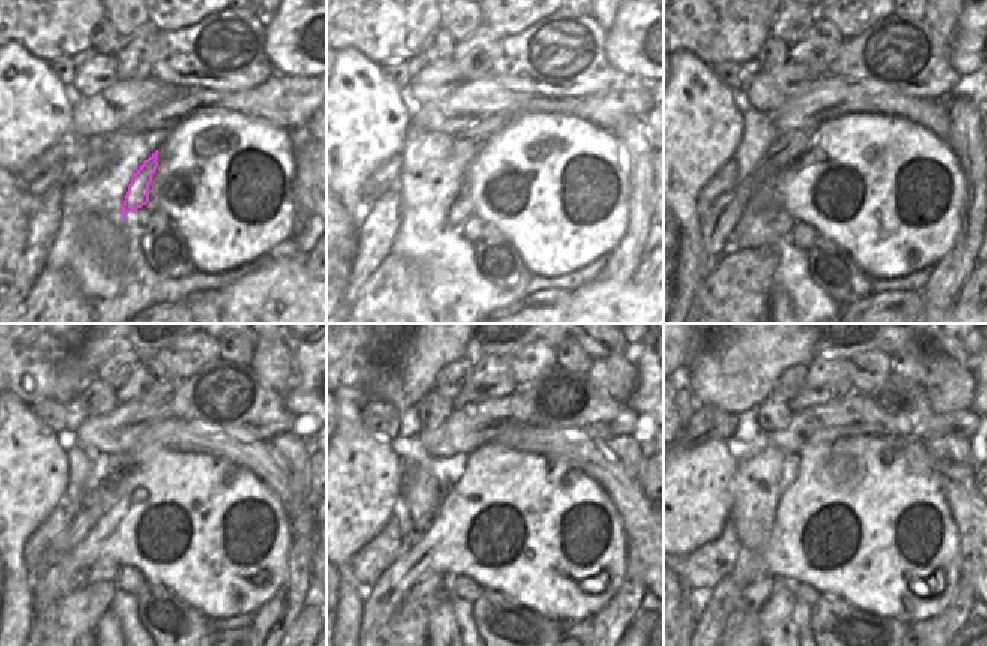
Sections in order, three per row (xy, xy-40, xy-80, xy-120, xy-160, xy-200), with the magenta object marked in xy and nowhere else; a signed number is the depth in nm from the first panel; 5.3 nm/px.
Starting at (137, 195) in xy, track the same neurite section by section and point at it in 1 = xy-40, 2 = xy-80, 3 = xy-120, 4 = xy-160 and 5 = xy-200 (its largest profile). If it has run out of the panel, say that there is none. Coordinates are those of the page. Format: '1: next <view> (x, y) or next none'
1: next xy-40 (461, 210)
2: next xy-80 (782, 224)
3: next xy-120 (101, 573)
4: next xy-160 (432, 582)
5: next xy-200 (753, 594)

